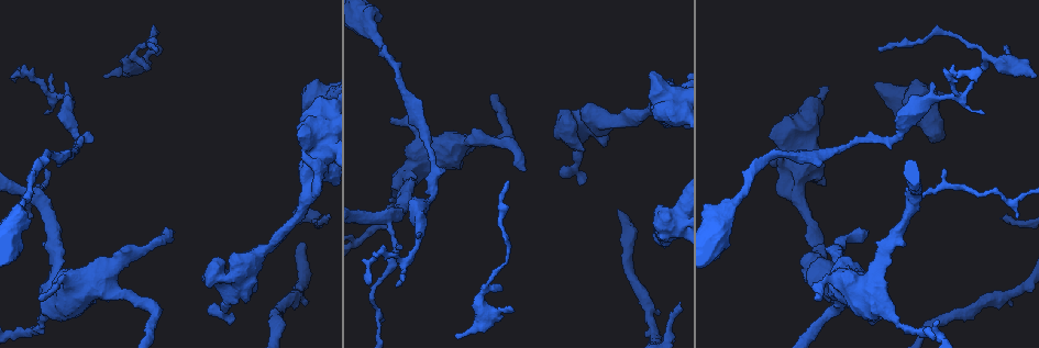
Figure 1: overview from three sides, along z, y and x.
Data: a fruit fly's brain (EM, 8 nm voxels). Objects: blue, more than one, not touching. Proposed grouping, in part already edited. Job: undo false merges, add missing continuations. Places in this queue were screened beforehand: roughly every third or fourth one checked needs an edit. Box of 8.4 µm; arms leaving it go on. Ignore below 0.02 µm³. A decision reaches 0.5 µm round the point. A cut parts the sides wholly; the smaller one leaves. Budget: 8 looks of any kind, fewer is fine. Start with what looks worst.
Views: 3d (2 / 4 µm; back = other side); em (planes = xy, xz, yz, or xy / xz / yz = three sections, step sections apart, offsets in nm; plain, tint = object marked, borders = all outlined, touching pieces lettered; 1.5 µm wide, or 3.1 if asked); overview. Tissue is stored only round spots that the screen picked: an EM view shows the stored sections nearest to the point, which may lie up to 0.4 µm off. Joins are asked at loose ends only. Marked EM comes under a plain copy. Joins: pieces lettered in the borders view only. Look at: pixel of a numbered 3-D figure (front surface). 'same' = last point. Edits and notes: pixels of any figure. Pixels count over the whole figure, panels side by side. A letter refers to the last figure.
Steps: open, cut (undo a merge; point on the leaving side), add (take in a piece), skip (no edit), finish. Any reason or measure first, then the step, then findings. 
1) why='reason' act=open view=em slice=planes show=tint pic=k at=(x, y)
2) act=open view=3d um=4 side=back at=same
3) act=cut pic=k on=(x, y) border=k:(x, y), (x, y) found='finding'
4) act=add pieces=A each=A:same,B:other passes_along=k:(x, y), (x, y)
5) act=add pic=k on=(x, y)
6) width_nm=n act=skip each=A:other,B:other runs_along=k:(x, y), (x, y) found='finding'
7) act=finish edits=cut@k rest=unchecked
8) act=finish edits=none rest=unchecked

why='branch stops here' act=open view=em slice=planes show=borders pic=1 at=(868, 232)

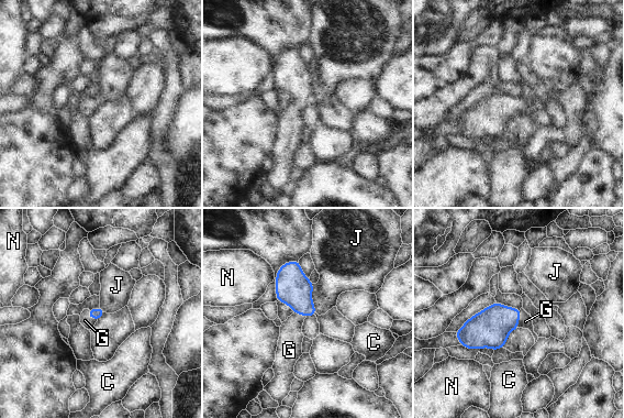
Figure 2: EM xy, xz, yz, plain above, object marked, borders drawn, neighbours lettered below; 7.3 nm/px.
act=add pieces=G each=C:other,G:same,J:other,N:other passes_along=2:(490, 328), (519, 318), (525, 321) found='the neuron continues'

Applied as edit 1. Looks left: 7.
why='tapers out' act=open view=em slice=xz step=4 show=tint pic=1 at=(1006, 45)

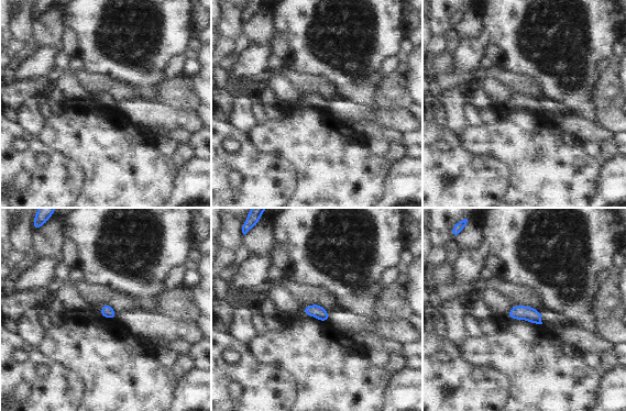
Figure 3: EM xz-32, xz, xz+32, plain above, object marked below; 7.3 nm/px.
act=open view=em slice=planes show=borders at=same

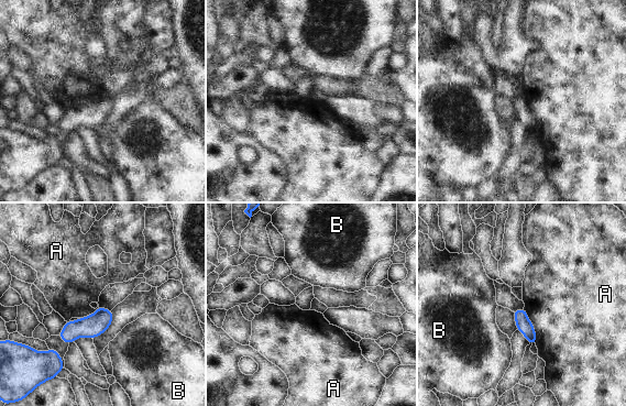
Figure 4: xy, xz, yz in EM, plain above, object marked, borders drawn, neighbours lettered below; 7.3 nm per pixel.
act=skip each=A:other,B:other border=4:(524, 307), (535, 331), (536, 343) found='none of them fits'

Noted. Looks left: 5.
why='free end' act=open view=em slice=planes show=borders pic=1 at=(16, 67)

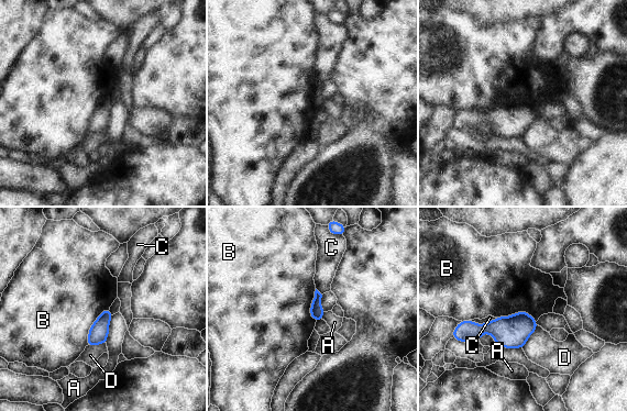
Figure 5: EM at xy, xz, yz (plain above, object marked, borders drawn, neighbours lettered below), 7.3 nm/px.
act=skip each=A:other,B:other,C:other,D:other border=5:(109, 308), (90, 326), (86, 345) found='no lettered piece goes on from it'

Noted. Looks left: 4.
act=finish edits=add@2 rest=unchecked

